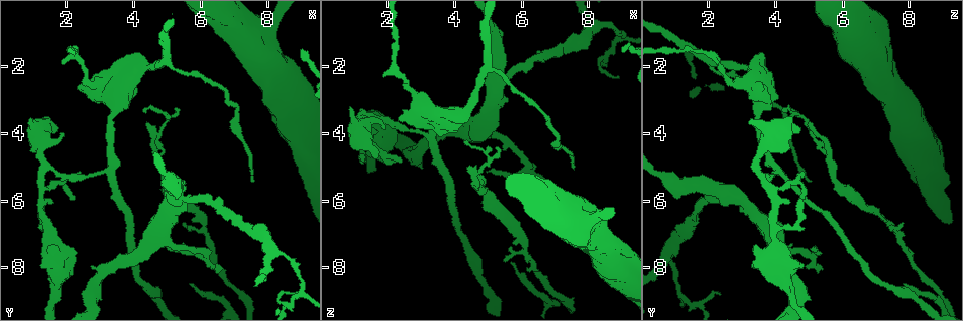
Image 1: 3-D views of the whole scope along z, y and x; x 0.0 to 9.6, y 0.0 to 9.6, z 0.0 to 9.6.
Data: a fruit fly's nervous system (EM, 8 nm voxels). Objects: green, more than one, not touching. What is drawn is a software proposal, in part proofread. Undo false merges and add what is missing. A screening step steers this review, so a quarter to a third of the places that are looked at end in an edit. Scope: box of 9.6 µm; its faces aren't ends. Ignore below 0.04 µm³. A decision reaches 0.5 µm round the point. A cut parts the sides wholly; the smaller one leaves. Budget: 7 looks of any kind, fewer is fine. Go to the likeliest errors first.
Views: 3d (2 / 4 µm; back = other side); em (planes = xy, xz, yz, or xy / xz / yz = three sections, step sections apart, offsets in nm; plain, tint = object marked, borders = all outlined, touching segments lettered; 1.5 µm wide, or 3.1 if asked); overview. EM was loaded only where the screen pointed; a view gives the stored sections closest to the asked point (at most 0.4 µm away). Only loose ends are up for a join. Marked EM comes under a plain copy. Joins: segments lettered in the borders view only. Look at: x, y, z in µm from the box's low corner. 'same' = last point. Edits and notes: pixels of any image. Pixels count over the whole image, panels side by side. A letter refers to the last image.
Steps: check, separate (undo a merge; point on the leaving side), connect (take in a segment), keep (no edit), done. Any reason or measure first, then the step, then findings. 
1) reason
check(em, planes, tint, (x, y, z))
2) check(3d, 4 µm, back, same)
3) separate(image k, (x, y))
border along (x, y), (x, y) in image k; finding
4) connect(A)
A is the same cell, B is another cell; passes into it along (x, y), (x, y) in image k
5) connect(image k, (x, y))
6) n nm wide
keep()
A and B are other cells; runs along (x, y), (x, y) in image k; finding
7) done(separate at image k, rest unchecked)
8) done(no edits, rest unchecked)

calibre changes
check(3d, 2 µm, (8.15, 7.55, 0.75))

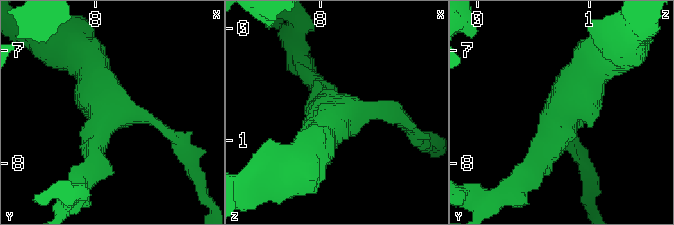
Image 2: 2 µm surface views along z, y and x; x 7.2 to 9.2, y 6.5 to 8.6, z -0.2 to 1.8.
3 arms; need the tissue
check(em, planes, borders, (8.12, 7.52, 0.78))

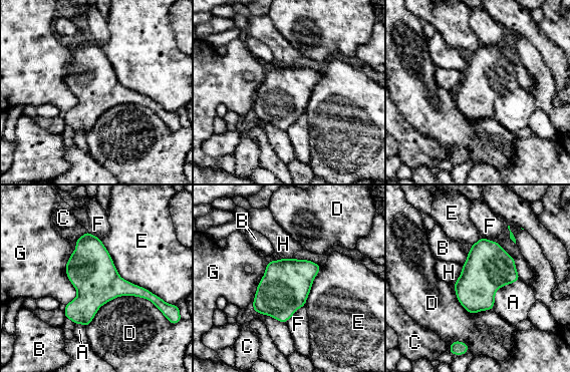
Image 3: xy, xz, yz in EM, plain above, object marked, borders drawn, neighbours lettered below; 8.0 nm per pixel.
keep()
A, B, C, D, E, F, G and H are other cells; border along (520, 280), (496, 292), (493, 308) in image 3; all the same neuron

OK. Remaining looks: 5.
four or more arms meet
check(3d, 4 µm, (3.55, 3.00, 3.55))

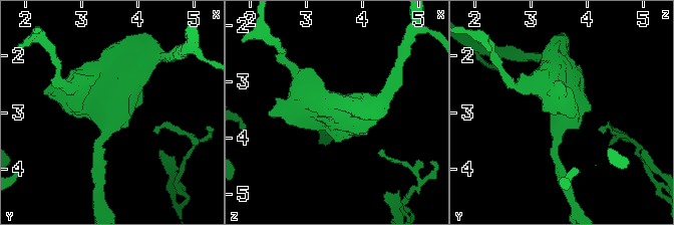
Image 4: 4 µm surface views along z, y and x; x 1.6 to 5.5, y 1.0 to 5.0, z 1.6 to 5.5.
need the tissue
check(em, 3.1 µm, yz, step 8, borders, same)

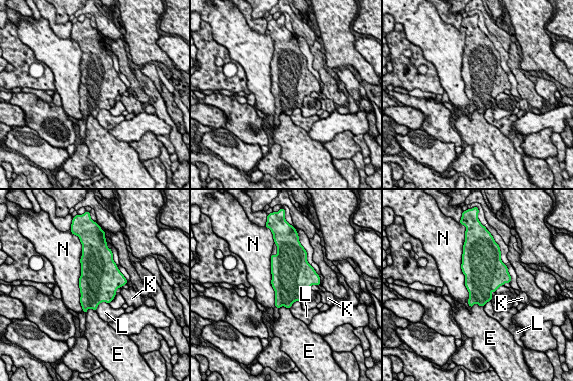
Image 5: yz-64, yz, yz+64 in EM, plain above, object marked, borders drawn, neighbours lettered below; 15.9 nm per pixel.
550 nm wide
keep()
E, K, L and N are other cells; border along (80, 256), (79, 292), (82, 309) in image 5; one neuron here

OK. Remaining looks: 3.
thick turns thin
check(em, yz, step 8, tint, (5.70, 6.25, 6.75))

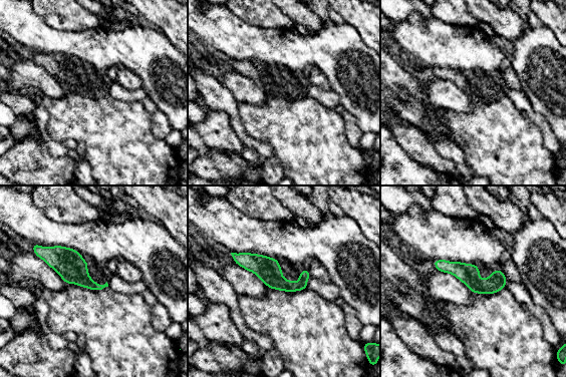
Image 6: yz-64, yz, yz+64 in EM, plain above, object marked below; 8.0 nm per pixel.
check(em, xz, step 8, borders, same)

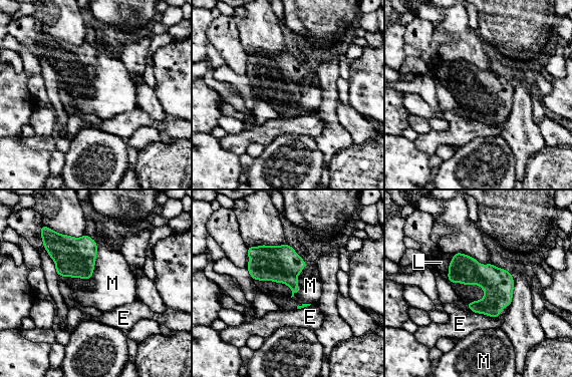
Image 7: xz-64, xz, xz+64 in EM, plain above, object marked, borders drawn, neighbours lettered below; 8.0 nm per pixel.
keep()
E, L and M are other cells; border along (453, 254), (447, 279) in image 7; one neuron here

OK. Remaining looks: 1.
done(no edits, rest unchecked)

